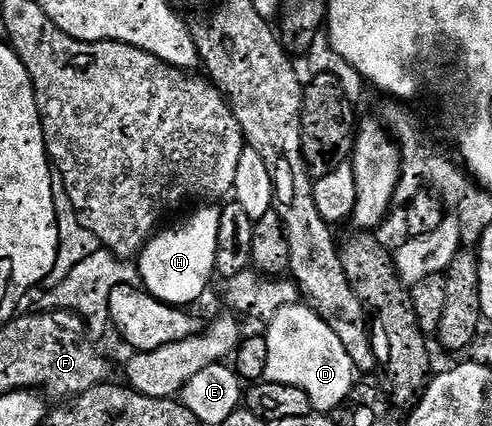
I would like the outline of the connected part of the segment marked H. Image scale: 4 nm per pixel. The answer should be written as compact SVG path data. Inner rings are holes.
M201 206L190 220L174 228L162 227L149 239L139 253L139 280L144 291L161 302L174 306L193 304L209 288L209 279L214 279L217 267L215 254L219 242L219 218L221 208Z

